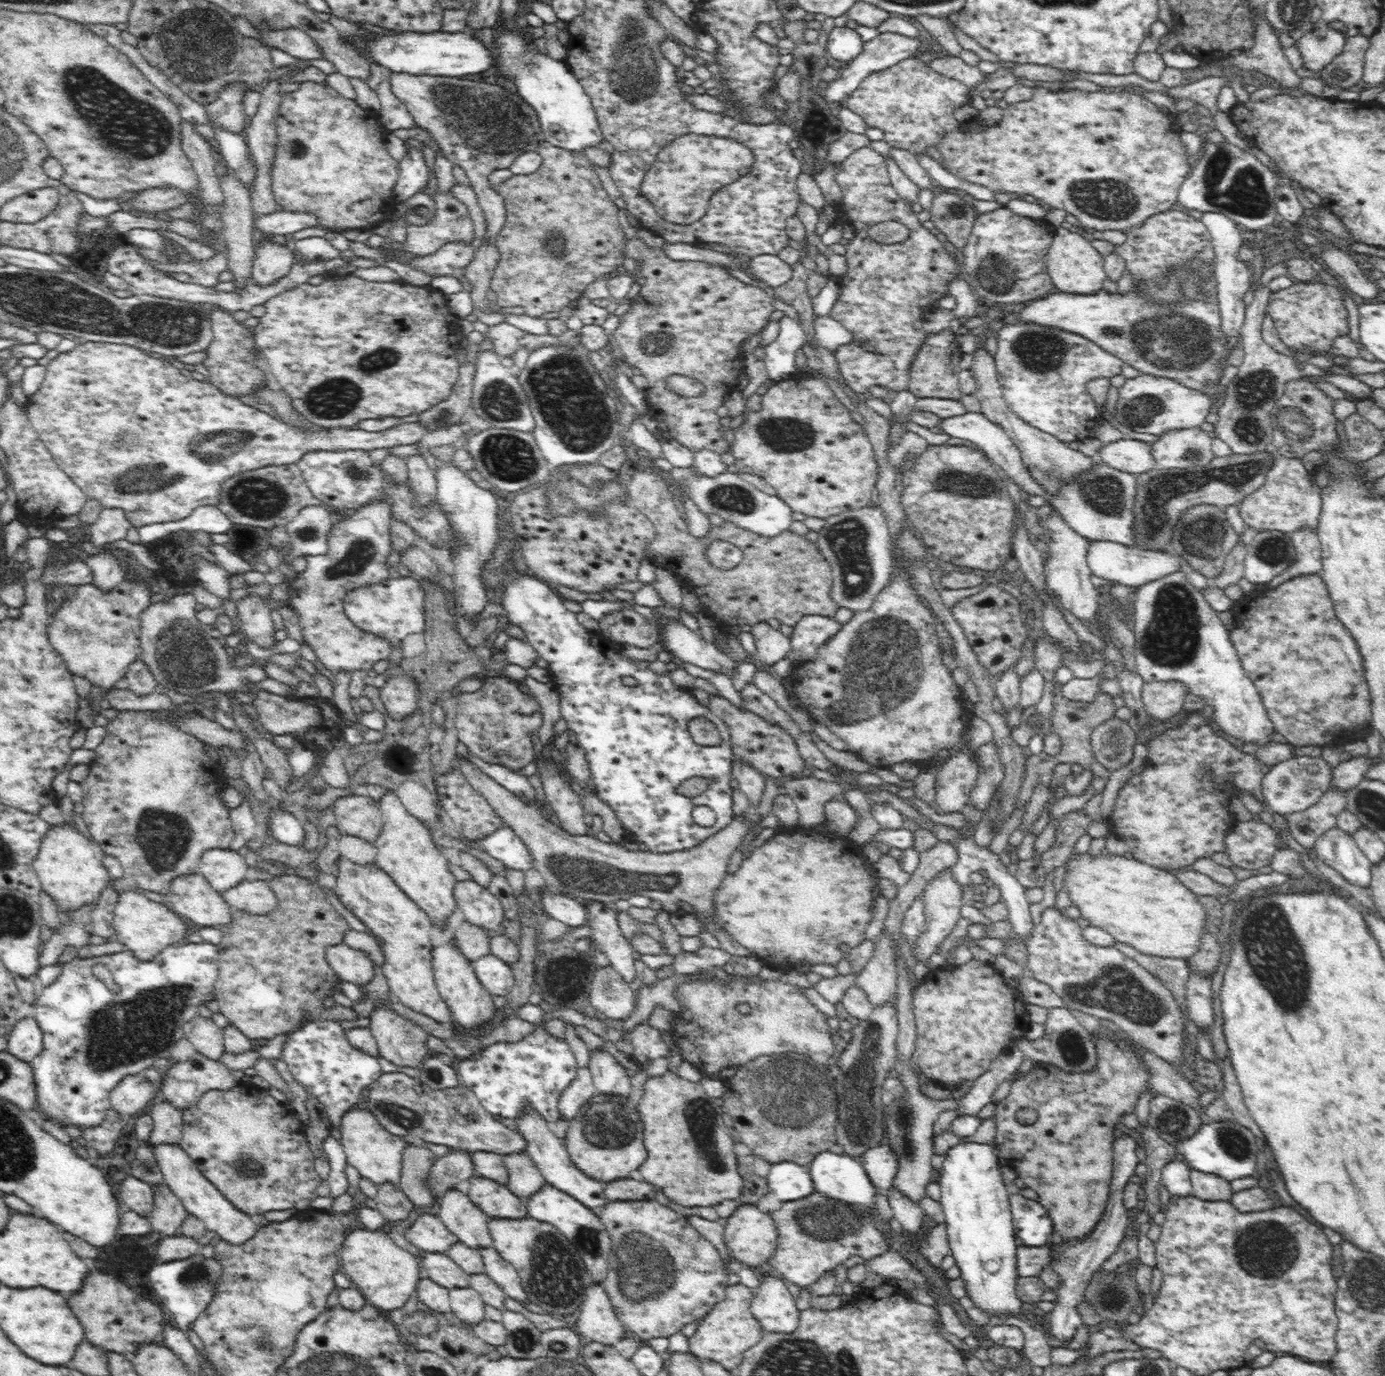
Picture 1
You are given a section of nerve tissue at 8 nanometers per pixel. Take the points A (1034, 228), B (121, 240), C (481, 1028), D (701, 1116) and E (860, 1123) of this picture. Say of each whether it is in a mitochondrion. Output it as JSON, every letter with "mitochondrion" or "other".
{"A":"other","B":"other","C":"other","D":"mitochondrion","E":"mitochondrion"}

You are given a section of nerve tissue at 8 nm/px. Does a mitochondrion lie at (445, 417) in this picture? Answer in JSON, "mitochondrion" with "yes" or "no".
{"mitochondrion":"yes"}

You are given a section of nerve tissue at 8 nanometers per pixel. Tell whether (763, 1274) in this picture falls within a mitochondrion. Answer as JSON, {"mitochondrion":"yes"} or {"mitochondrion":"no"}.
{"mitochondrion":"no"}

